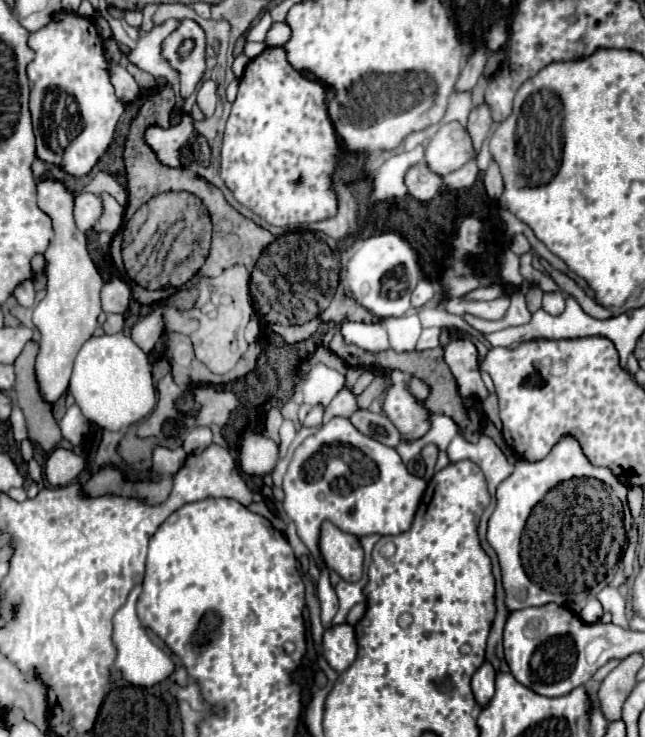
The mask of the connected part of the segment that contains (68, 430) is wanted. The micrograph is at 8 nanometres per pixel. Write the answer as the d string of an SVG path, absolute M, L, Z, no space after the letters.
M74 404L67 408L62 420L59 422L62 437L72 445L80 445L89 433L90 424L82 414L80 408Z

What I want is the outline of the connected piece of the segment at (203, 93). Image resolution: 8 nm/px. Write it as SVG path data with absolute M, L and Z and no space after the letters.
M212 79L204 81L202 87L198 89L198 107L202 109L204 117L212 117L214 109L216 109L218 97L216 97L216 83Z

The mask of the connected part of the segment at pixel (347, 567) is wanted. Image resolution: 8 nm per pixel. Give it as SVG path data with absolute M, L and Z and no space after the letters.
M332 521L322 523L320 553L326 567L336 571L344 581L358 581L362 577L364 551L358 537L340 531Z

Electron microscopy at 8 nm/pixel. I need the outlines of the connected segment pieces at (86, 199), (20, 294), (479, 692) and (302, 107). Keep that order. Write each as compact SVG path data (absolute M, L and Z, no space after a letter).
M80 193L74 197L74 217L80 231L90 231L102 213L102 201L94 193Z
M24 281L24 283L14 291L14 297L18 299L18 303L20 303L22 307L32 307L32 305L34 305L34 297L36 297L36 291L34 291L32 281Z
M484 663L472 677L472 691L482 709L490 703L490 699L494 695L494 677L496 677L496 673L490 663Z
M266 47L264 53L260 53L256 59L252 59L246 65L244 75L240 79L238 97L232 103L232 113L230 113L228 123L226 123L224 145L222 145L222 169L220 169L220 175L222 175L224 183L226 183L226 187L232 191L232 195L236 197L236 201L240 205L252 209L254 213L258 213L270 225L292 225L292 223L314 223L314 221L322 221L322 219L328 219L328 217L332 217L336 213L336 193L332 189L332 173L334 173L338 155L340 155L338 137L336 137L334 125L332 125L330 115L328 115L328 109L326 109L326 87L320 81L310 81L304 75L300 75L286 61L286 53L284 53L282 47Z

